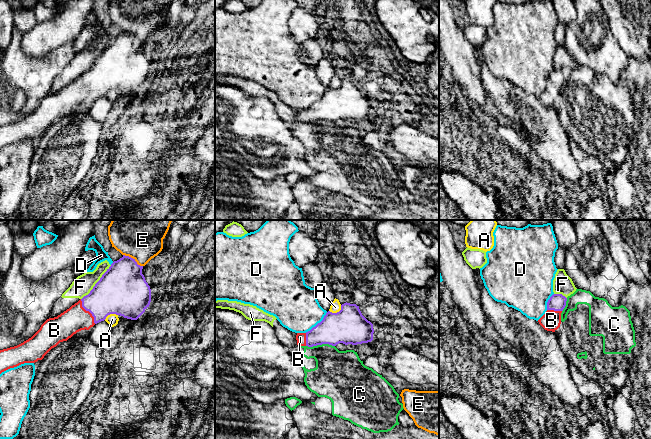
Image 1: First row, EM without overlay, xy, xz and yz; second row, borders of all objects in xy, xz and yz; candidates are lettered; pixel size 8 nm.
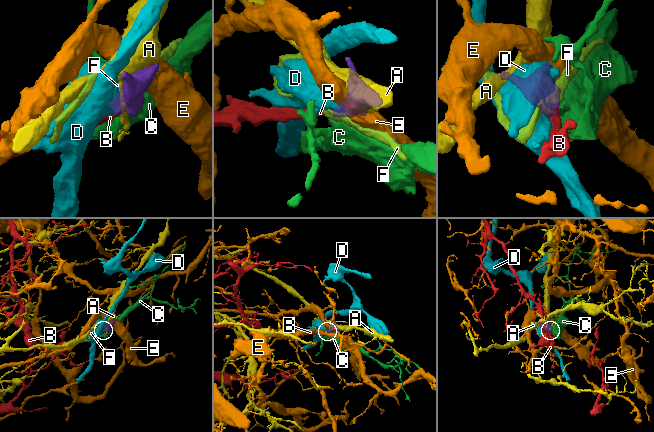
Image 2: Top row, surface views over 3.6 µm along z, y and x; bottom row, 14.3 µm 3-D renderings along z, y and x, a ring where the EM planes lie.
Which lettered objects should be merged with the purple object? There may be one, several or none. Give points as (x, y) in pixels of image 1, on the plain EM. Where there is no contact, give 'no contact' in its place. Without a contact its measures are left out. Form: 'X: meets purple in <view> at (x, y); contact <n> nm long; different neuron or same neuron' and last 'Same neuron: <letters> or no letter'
A: meets purple in xz at (337, 88); contact 120 nm long; different neuron
B: meets purple in xy at (88, 86); contact 240 nm long; same neuron
C: meets purple in xz at (320, 120); contact 240 nm long; different neuron
D: meets purple in xz at (318, 99); contact 240 nm long; different neuron
E: meets purple in xy at (133, 35); contact 190 nm long; different neuron
F: meets purple in xy at (96, 59); contact 380 nm long; different neuron
Same neuron: B

